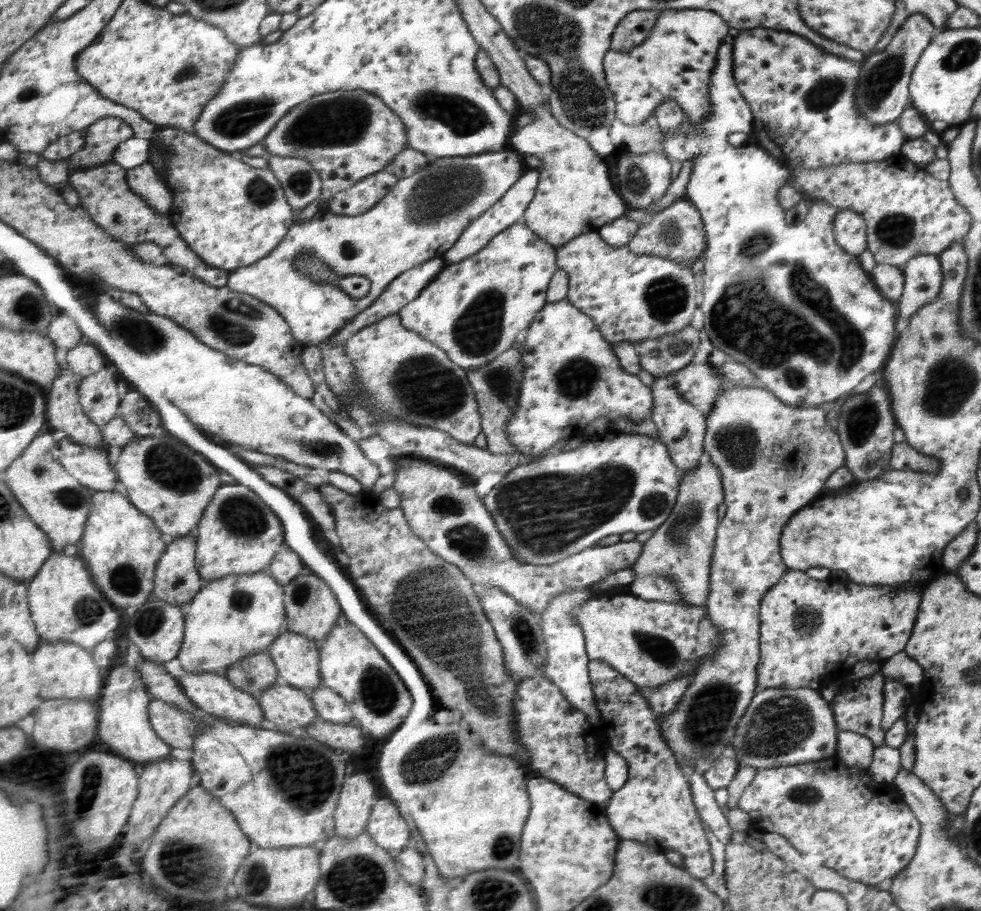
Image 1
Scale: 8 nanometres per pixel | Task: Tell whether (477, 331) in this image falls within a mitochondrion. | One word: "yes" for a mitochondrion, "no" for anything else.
yes

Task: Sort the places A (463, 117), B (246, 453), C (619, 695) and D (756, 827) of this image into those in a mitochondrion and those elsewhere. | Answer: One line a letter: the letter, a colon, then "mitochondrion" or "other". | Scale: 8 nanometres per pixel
A: mitochondrion
B: other
C: mitochondrion
D: other

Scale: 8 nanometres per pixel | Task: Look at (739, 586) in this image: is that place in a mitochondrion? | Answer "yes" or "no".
yes

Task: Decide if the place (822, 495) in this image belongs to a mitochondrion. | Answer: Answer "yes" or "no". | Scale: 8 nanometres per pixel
no

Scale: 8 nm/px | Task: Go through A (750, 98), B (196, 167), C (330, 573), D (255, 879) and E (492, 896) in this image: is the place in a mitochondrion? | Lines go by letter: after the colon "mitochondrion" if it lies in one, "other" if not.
A: other
B: other
C: other
D: mitochondrion
E: mitochondrion

